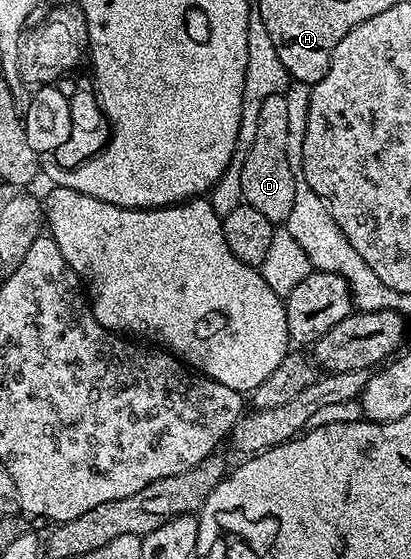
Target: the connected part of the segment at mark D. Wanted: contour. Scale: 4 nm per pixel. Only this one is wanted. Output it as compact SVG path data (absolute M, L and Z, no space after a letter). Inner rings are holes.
M270 94L265 100L265 104L261 104L261 112L257 119L257 136L253 136L253 144L241 158L242 201L248 206L257 208L257 212L261 212L261 216L265 216L265 220L276 224L286 223L289 212L293 212L293 192L295 191L296 180L289 168L289 160L287 159L289 123L286 99L286 94Z

